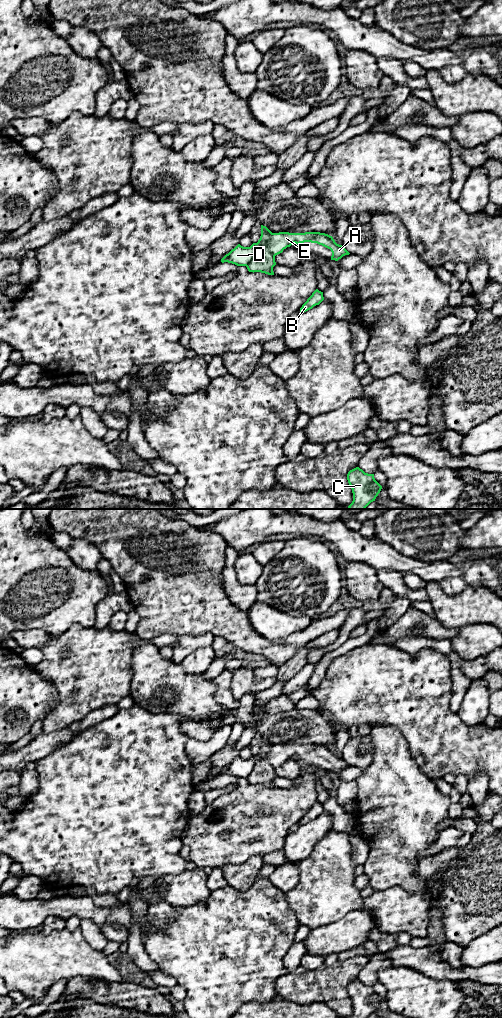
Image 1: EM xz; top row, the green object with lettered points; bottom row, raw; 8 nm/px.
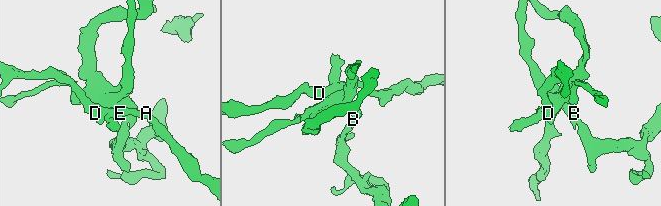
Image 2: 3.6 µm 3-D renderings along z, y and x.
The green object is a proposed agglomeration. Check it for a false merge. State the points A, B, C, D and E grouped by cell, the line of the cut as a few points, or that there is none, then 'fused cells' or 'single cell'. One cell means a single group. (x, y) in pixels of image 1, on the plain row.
groups A D E / B C; cut xz (272, 745), (257, 760), (245, 777); fused cells

